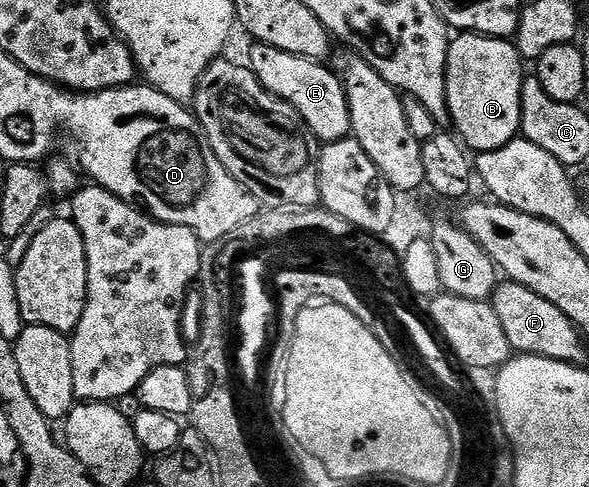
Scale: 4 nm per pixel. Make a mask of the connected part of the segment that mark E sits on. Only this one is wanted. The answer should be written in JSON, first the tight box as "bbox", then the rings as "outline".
{"bbox":[249,43,351,144],"outline":[[[255,43],[252,48],[249,60],[252,73],[261,81],[266,91],[281,97],[286,103],[291,103],[293,109],[301,113],[307,130],[320,144],[336,143],[351,135],[351,110],[347,90],[343,88],[342,78],[336,72],[334,75],[326,67],[326,62],[285,53],[264,43]]]}

